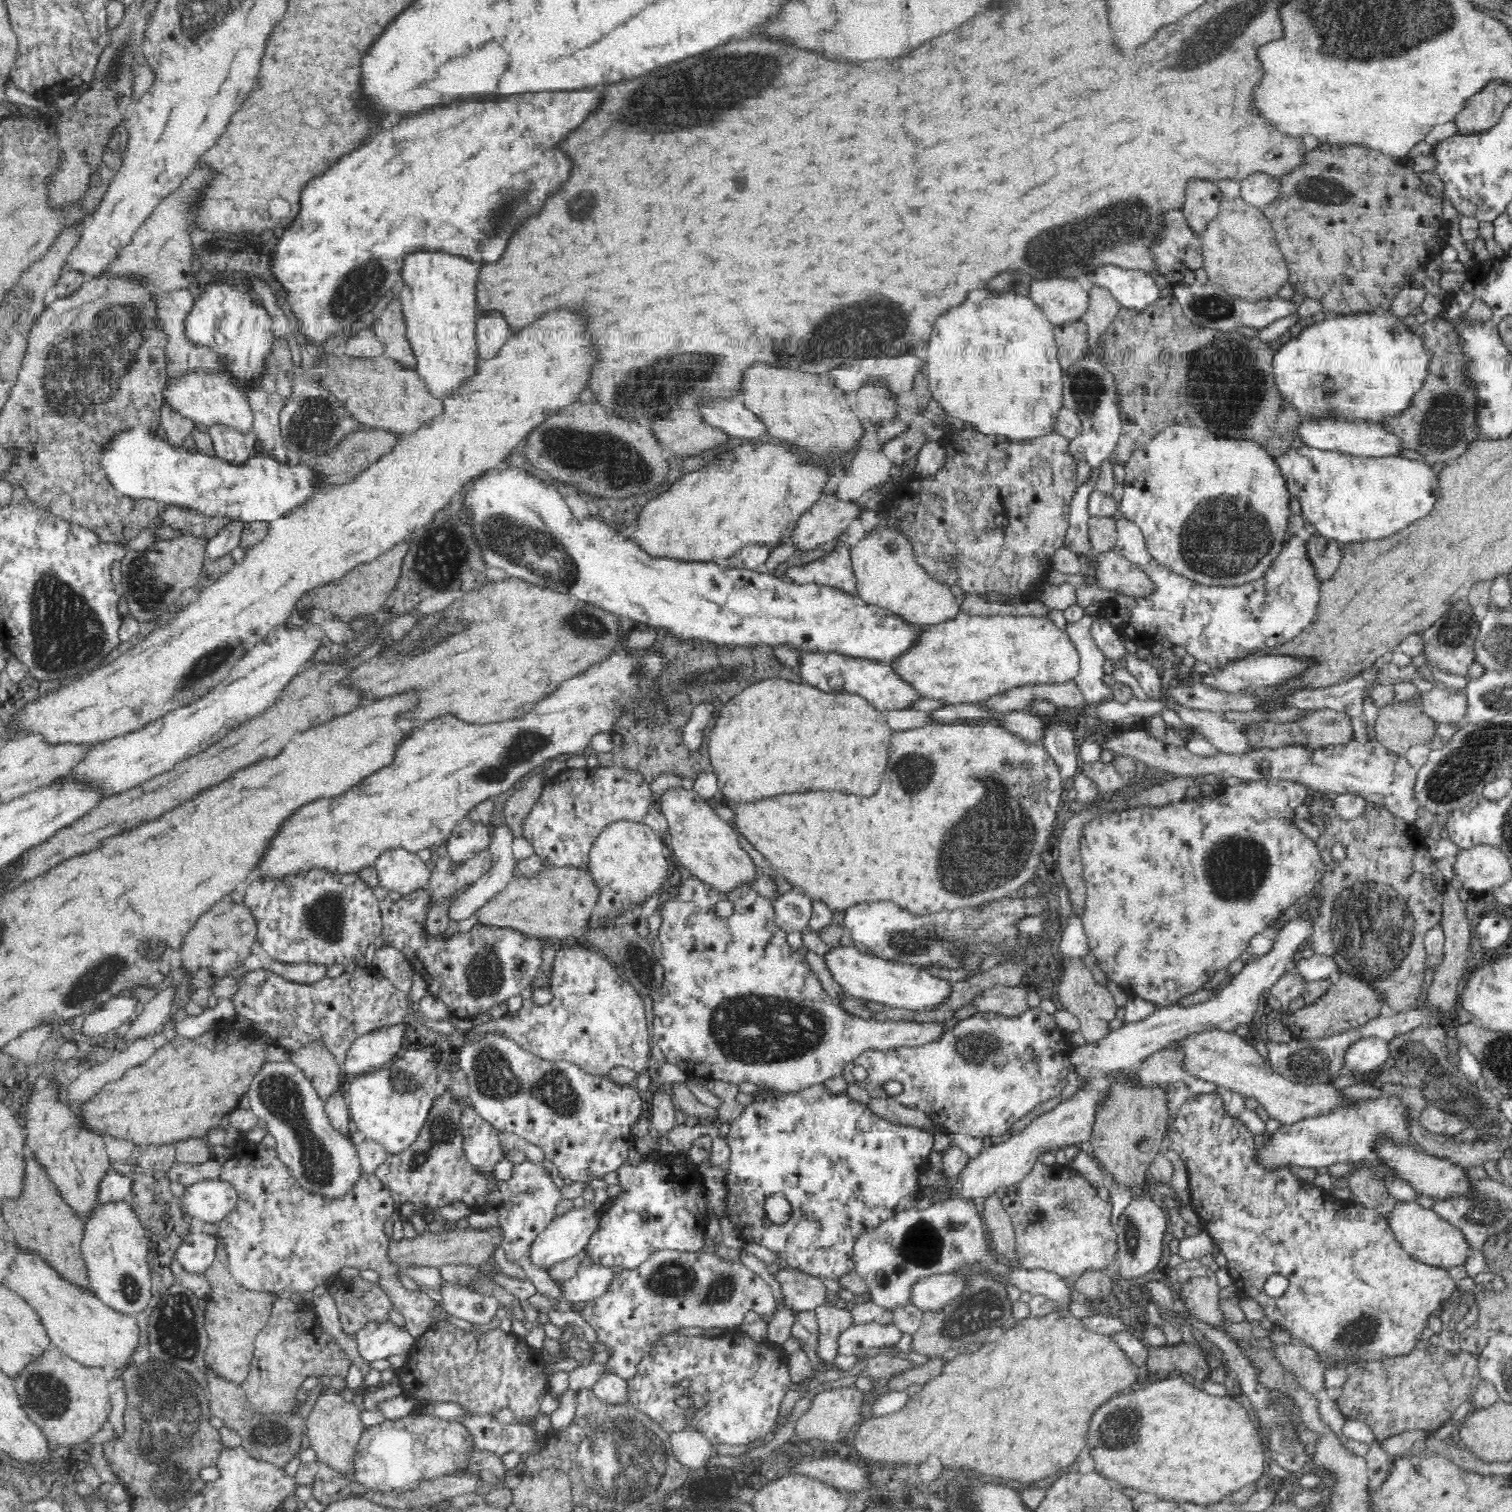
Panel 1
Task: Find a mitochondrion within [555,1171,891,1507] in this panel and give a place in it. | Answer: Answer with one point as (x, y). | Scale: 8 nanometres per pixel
(631, 1455)

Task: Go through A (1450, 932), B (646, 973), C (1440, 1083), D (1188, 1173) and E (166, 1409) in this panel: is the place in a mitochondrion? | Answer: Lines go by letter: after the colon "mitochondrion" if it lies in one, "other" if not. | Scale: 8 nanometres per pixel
A: other
B: mitochondrion
C: mitochondrion
D: other
E: mitochondrion

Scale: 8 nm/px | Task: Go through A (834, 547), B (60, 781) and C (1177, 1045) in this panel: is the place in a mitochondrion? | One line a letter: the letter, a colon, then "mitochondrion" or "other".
A: other
B: other
C: other

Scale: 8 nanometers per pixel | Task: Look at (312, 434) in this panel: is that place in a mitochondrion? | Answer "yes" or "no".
yes

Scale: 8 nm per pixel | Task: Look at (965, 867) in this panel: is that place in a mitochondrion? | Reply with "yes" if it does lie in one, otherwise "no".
yes

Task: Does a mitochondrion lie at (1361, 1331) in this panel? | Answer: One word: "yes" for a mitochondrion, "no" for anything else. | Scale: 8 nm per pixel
yes

